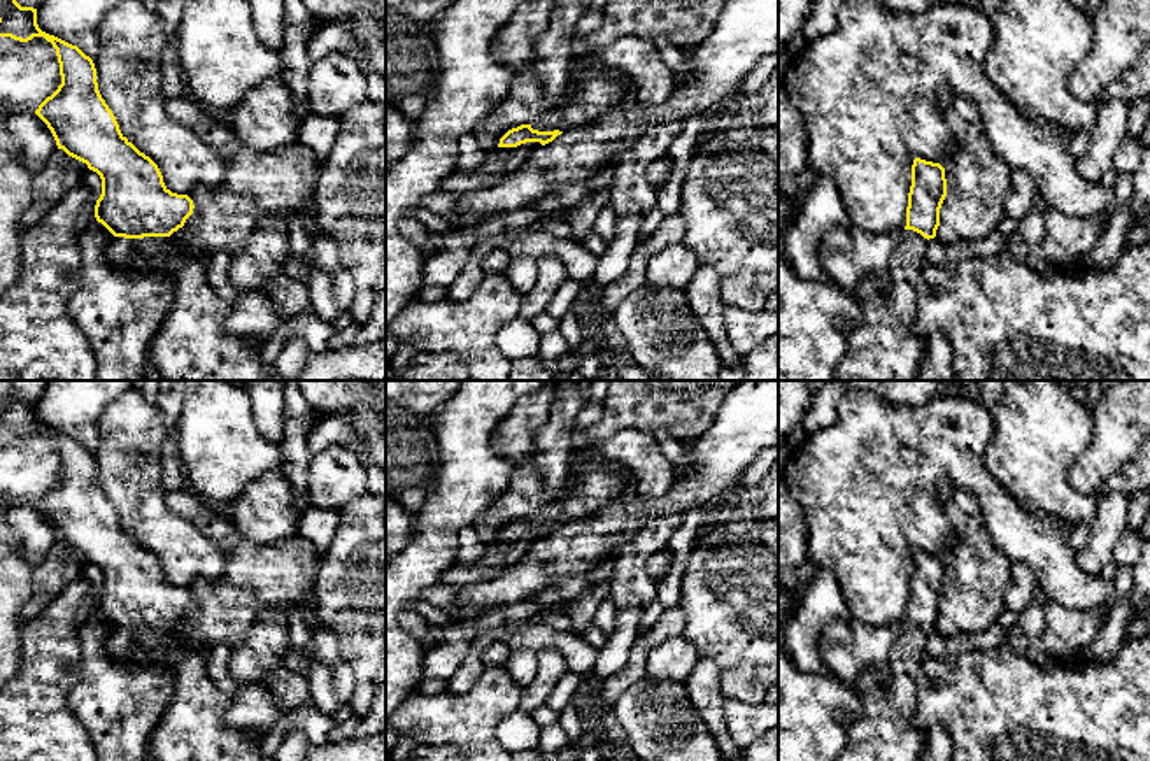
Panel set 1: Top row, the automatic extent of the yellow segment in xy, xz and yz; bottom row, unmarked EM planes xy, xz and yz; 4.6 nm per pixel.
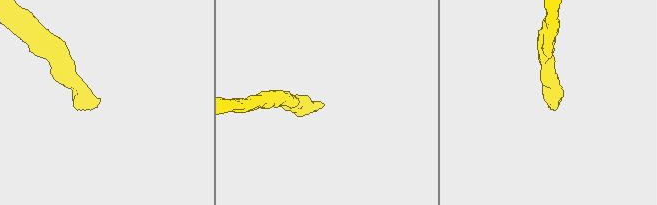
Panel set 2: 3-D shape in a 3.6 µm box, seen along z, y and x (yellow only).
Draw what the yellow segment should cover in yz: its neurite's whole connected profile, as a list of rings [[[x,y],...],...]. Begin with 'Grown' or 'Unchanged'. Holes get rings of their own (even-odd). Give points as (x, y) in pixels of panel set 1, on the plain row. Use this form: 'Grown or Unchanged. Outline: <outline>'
Grown. Outline: [[[913,552],[903,633],[889,652],[884,677],[866,670],[852,689],[862,701],[862,712],[847,726],[845,749],[838,761],[922,761],[927,735],[913,726],[917,710],[917,677],[922,672],[927,633],[936,629],[940,601],[947,589],[945,561],[940,556]]]

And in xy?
Grown. Outline: [[[0,380],[0,430],[19,435],[44,430],[53,437],[61,477],[39,498],[35,507],[51,523],[58,542],[86,556],[102,572],[95,610],[114,628],[105,644],[107,654],[121,670],[140,670],[142,666],[131,656],[142,654],[170,679],[170,700],[147,743],[153,761],[272,761],[261,749],[263,740],[254,738],[249,729],[223,722],[233,694],[223,693],[212,682],[202,647],[182,642],[170,629],[184,619],[191,607],[196,607],[193,593],[188,587],[172,586],[165,579],[158,558],[121,526],[112,503],[98,484],[93,452],[77,438],[42,424],[37,417],[37,402],[21,400],[14,391],[14,380]]]

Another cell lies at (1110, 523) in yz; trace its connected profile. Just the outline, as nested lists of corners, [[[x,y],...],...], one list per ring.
[[[1108,493],[1099,500],[1089,538],[1075,556],[1080,570],[1089,575],[1097,575],[1111,561],[1113,547],[1129,530],[1127,510],[1129,494],[1125,493]]]

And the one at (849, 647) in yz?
[[[852,615],[827,621],[819,635],[819,651],[827,670],[852,686],[866,670],[887,673],[889,652],[903,633],[905,621],[878,624]]]

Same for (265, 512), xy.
[[[280,472],[263,473],[249,484],[228,516],[238,533],[254,544],[275,544],[298,535],[302,519],[293,486]]]

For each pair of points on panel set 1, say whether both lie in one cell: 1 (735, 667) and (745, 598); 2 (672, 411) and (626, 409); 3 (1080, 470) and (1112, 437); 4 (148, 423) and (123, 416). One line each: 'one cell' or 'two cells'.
1: one cell
2: one cell
3: one cell
4: one cell

